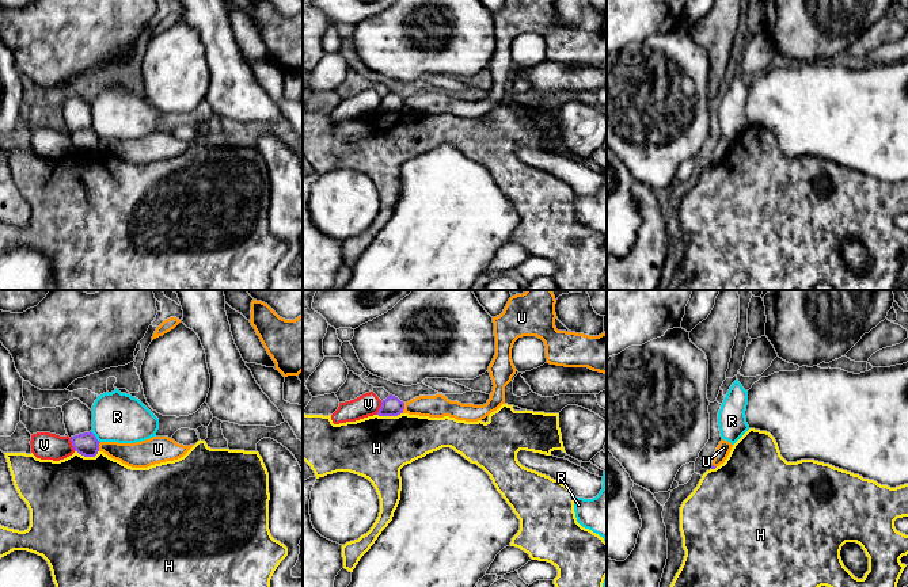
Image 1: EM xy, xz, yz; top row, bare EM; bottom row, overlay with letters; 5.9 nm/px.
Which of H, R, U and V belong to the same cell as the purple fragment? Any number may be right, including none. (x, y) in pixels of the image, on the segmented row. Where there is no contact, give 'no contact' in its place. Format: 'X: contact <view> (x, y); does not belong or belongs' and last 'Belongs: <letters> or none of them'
H: contact xy (87, 456); does not belong
R: contact xy (95, 437); does not belong
U: contact xz (403, 408); does not belong
V: contact xy (72, 445); does not belong
Belongs: none of them

